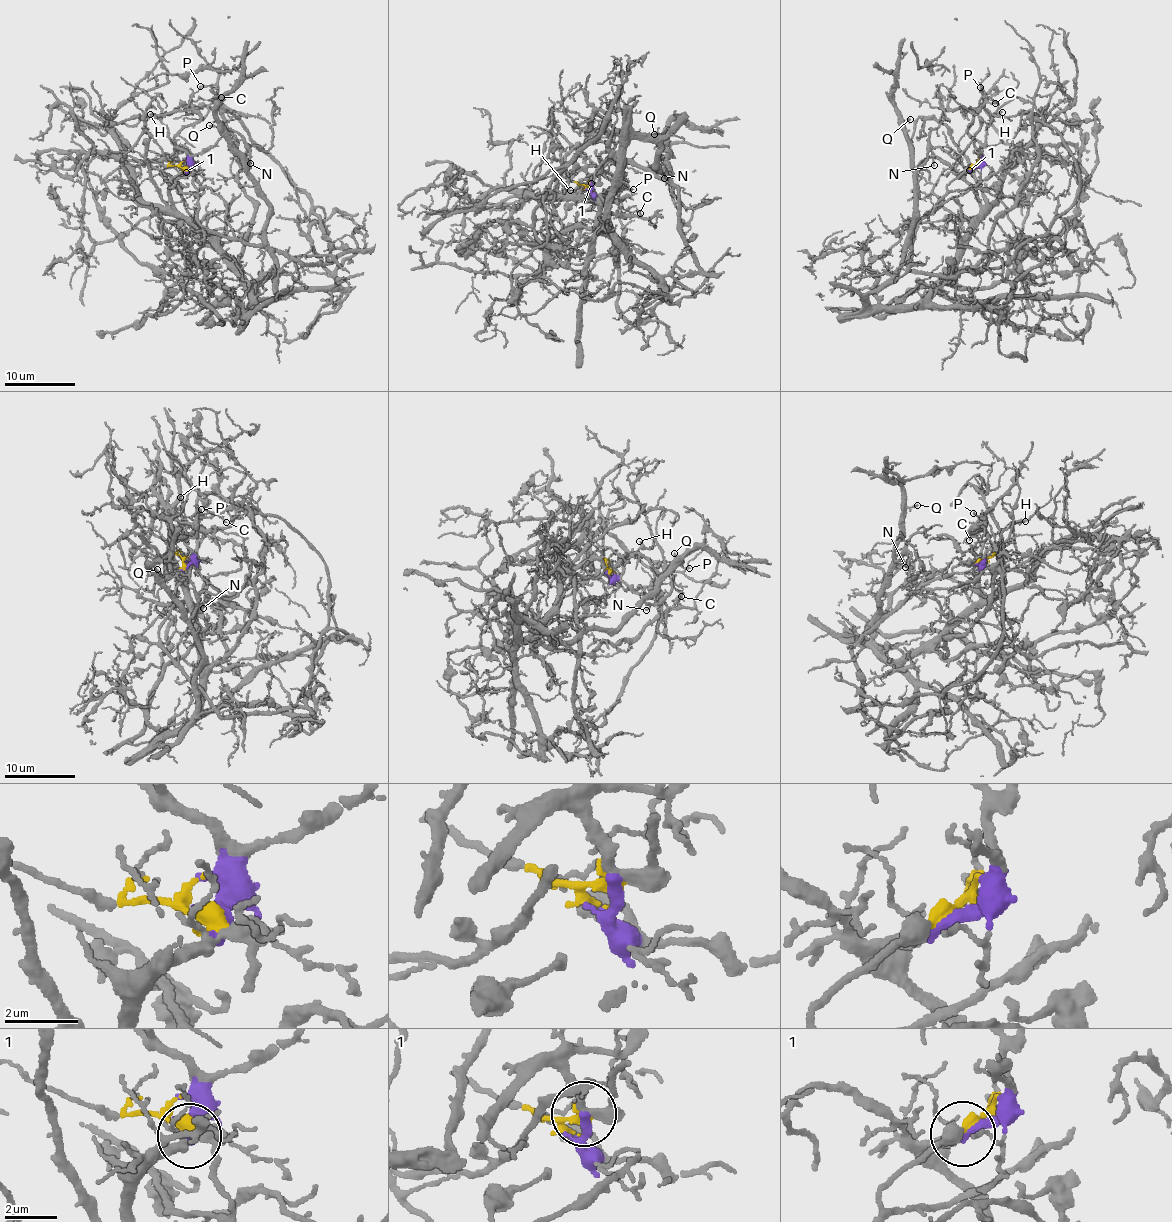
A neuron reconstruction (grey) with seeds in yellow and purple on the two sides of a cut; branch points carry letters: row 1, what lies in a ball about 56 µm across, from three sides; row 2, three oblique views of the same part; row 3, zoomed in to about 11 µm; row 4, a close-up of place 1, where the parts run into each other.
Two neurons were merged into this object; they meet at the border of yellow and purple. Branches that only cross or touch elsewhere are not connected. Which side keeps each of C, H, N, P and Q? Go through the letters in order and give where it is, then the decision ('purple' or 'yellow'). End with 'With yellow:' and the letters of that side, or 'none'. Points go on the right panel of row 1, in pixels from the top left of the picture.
C: place (995, 103); purple
H: place (1002, 112); purple
N: place (934, 165); purple
P: place (980, 87); purple
Q: place (910, 119); purple
With yellow: none

